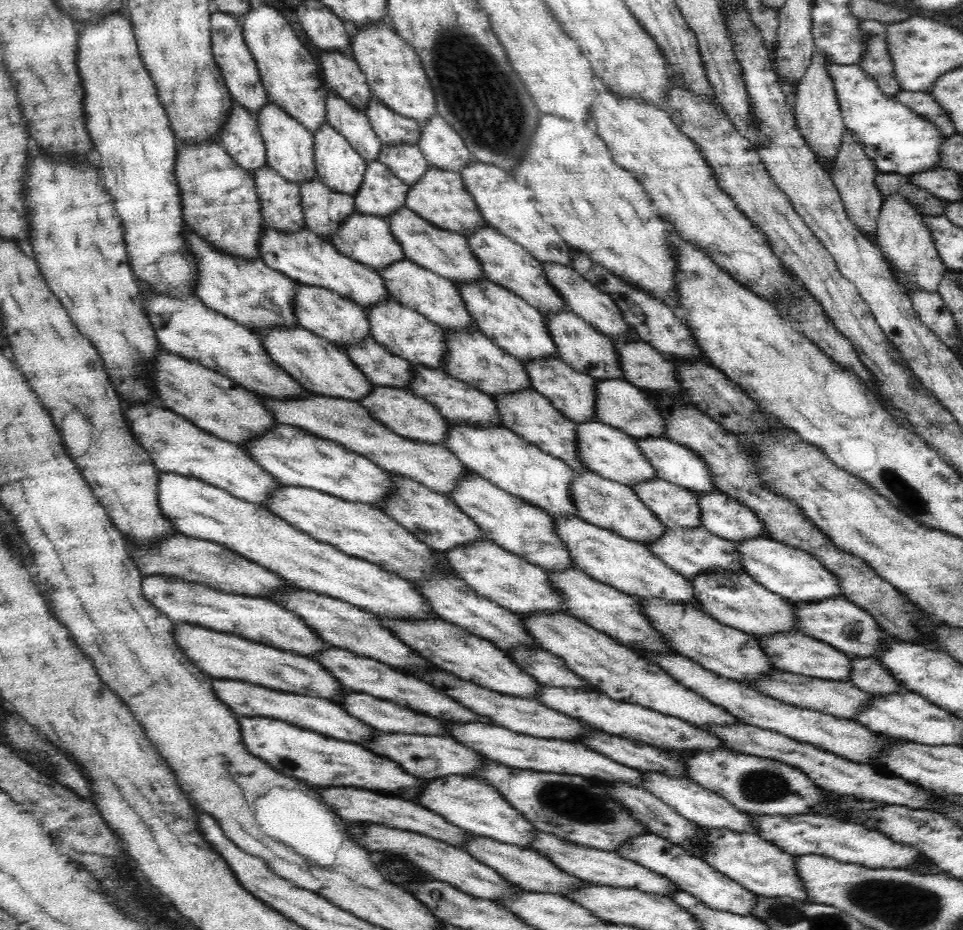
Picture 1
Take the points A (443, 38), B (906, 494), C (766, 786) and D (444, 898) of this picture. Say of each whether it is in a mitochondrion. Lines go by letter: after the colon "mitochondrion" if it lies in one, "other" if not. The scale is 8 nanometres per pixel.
A: mitochondrion
B: mitochondrion
C: mitochondrion
D: other

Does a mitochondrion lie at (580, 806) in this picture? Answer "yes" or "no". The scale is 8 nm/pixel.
yes

